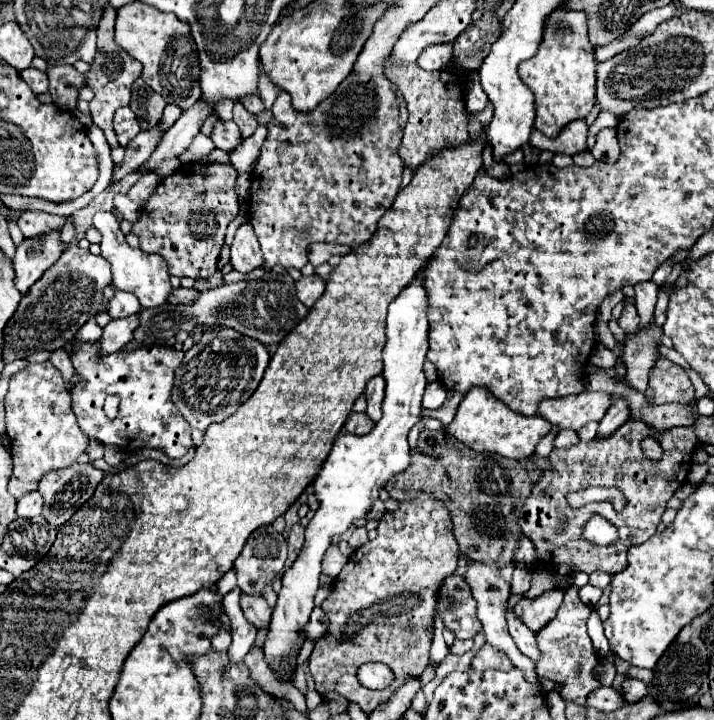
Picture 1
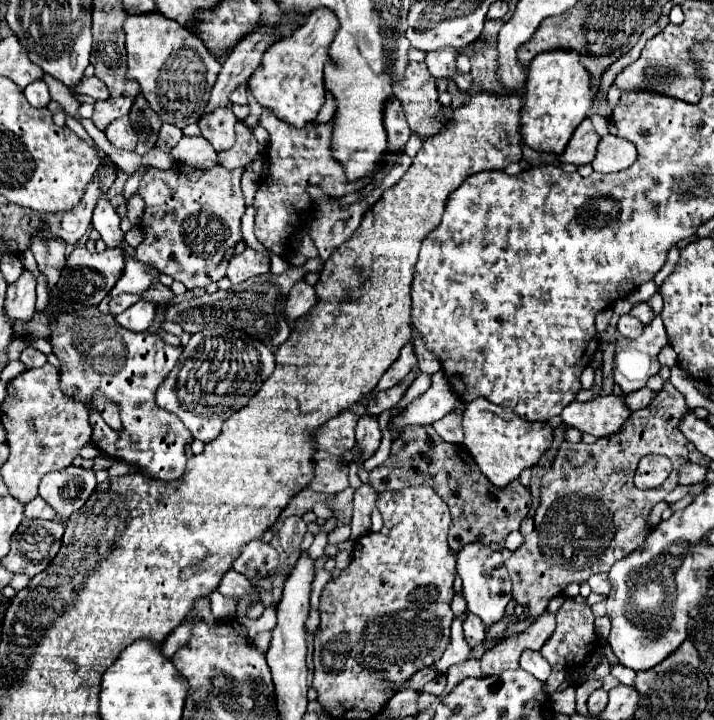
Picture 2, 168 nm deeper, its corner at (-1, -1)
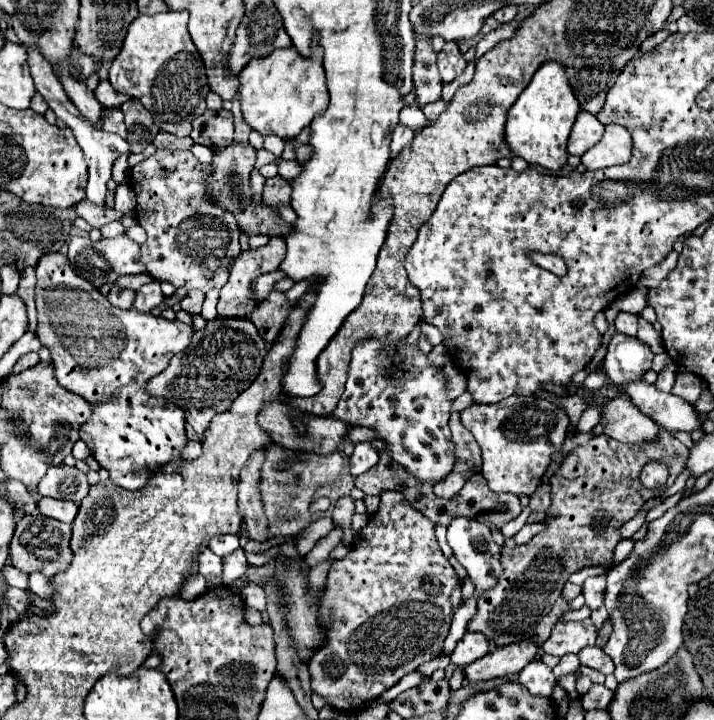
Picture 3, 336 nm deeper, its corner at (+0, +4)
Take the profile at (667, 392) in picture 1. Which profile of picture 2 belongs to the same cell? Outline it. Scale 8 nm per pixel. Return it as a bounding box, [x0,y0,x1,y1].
[505,381,689,617]

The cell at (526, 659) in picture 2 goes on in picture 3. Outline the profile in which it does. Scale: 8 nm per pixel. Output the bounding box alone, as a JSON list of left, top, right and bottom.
[518,660,556,698]

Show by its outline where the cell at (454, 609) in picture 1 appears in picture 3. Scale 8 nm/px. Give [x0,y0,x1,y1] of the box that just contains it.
[450,632,490,666]

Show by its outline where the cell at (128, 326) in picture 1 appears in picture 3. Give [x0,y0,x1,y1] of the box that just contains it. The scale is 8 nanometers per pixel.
[134,280,164,314]

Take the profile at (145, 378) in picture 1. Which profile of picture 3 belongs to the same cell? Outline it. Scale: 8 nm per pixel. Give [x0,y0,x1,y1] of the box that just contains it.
[36,254,194,490]

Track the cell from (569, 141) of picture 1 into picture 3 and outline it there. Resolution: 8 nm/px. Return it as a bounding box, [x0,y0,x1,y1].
[568,110,604,156]

